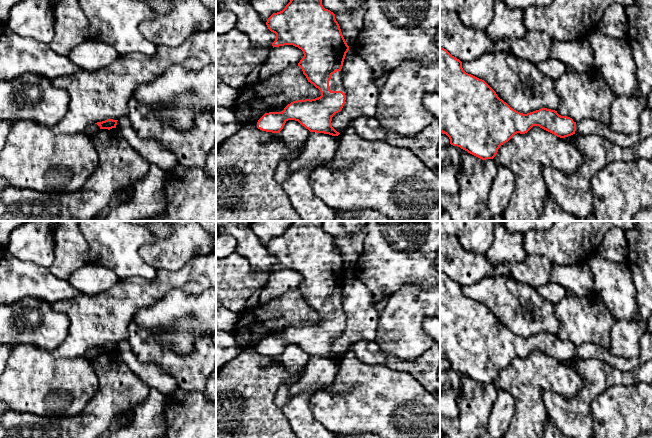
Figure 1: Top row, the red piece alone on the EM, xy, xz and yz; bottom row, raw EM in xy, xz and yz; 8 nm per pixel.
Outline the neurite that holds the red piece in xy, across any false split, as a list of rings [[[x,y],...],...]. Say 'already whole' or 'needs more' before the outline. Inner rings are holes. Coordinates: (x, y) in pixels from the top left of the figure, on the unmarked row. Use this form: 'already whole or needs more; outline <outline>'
already whole; outline [[[107,343],[105,345],[97,346],[95,348],[97,348],[100,351],[100,353],[108,353],[108,354],[110,354],[112,352],[116,352],[117,345],[118,344]]]

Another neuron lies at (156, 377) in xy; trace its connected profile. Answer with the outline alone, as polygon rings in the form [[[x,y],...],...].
[[[128,341],[119,343],[116,352],[120,354],[129,369],[138,375],[150,389],[156,389],[163,395],[169,396],[179,388],[177,380],[160,365],[153,362],[140,362]]]

